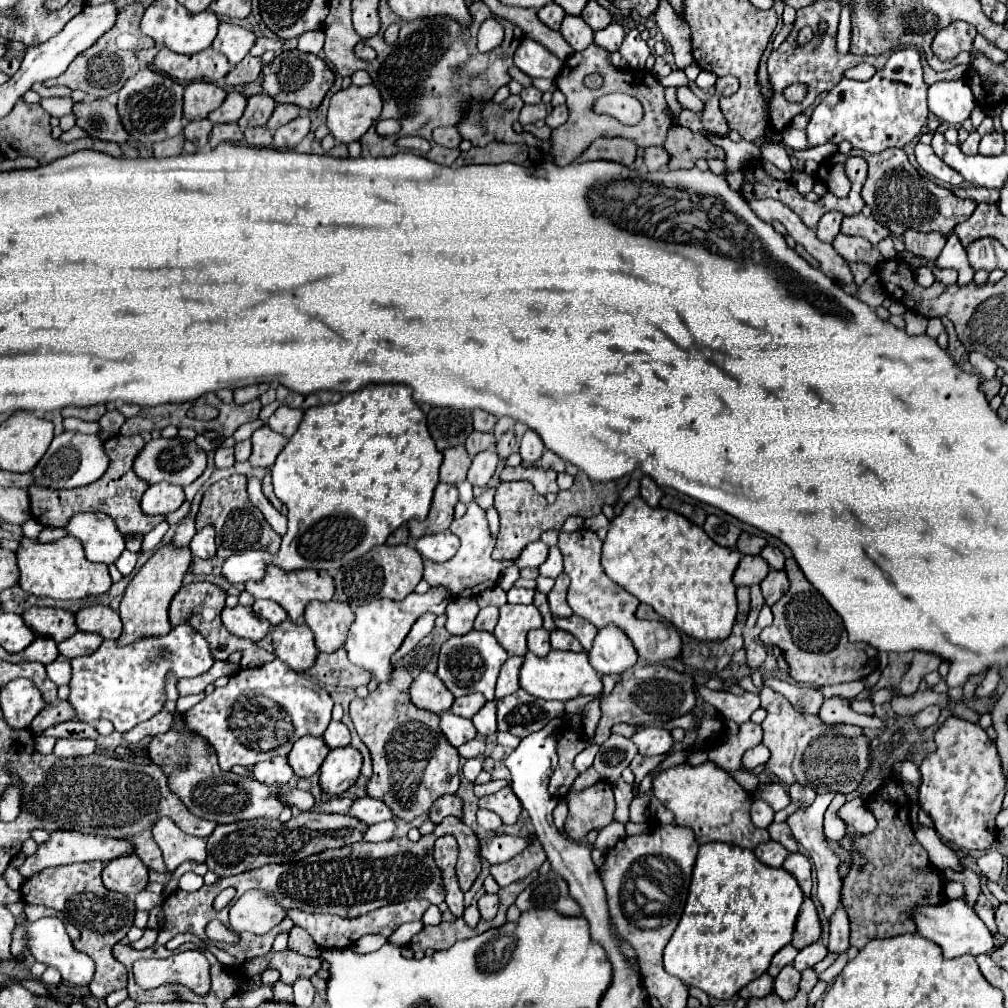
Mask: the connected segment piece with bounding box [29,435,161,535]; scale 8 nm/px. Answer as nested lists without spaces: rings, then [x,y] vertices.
[[[115,435],[109,441],[105,441],[105,453],[109,457],[109,467],[103,473],[103,477],[91,485],[85,485],[83,489],[73,489],[73,491],[53,491],[53,489],[39,489],[39,487],[29,487],[29,497],[31,497],[31,511],[33,517],[43,525],[43,527],[63,527],[69,517],[75,513],[83,511],[101,511],[107,513],[121,535],[145,535],[149,533],[157,523],[161,523],[161,515],[145,515],[141,511],[141,497],[147,491],[147,483],[141,481],[135,471],[133,471],[133,461],[143,449],[143,439],[139,435],[133,437],[123,437]]]

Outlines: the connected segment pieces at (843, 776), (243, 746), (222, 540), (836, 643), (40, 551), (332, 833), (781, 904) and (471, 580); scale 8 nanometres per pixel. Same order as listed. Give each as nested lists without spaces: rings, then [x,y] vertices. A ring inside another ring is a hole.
[[[763,687],[761,707],[767,709],[763,725],[763,745],[769,747],[771,759],[767,769],[779,777],[779,781],[793,785],[809,785],[815,793],[843,793],[851,795],[865,779],[871,767],[871,745],[861,727],[855,725],[827,725],[817,715],[807,715],[797,709],[773,689]]]
[[[275,659],[255,669],[241,669],[229,679],[225,687],[217,687],[201,703],[189,709],[183,715],[183,719],[191,731],[199,733],[213,745],[215,753],[219,755],[219,767],[227,771],[233,765],[255,765],[259,761],[267,761],[277,755],[287,755],[293,743],[305,735],[321,737],[331,721],[331,709],[333,709],[333,699],[325,689],[313,687],[309,679],[287,669],[287,665]]]
[[[231,475],[227,479],[213,483],[203,495],[195,521],[197,521],[197,527],[215,523],[217,557],[221,559],[227,559],[247,549],[267,549],[275,553],[275,549],[279,549],[279,543],[281,543],[281,535],[277,535],[273,527],[265,521],[261,511],[251,505],[247,497],[247,477],[245,475]]]
[[[791,557],[785,561],[785,571],[791,581],[791,589],[779,599],[773,609],[773,623],[765,627],[759,639],[765,645],[779,645],[791,667],[791,677],[797,683],[809,685],[837,685],[863,679],[877,669],[877,649],[867,643],[851,643],[847,639],[845,625],[835,609],[817,593],[817,589],[805,579],[797,561]]]
[[[63,537],[53,543],[37,543],[35,539],[23,539],[17,549],[17,563],[21,571],[19,585],[23,591],[35,597],[51,599],[83,599],[87,595],[101,595],[109,591],[111,577],[107,565],[91,563],[83,555],[83,547],[73,537]]]
[[[301,811],[295,813],[291,821],[285,825],[277,819],[255,819],[255,823],[229,823],[217,825],[215,831],[207,837],[207,867],[215,871],[219,877],[237,875],[243,871],[251,871],[263,867],[267,863],[295,863],[313,853],[321,853],[325,849],[345,847],[363,841],[367,823],[337,813],[313,813]]]
[[[727,843],[701,845],[681,921],[663,953],[665,971],[679,977],[685,985],[703,989],[715,999],[727,1001],[735,997],[739,989],[767,971],[773,955],[781,947],[791,943],[791,933],[803,899],[805,895],[791,873],[787,873],[783,867],[775,869],[763,865],[751,849]]]
[[[469,481],[459,483],[457,489],[459,489],[459,501],[463,501],[467,505],[467,513],[461,519],[455,519],[449,529],[461,539],[461,547],[445,563],[425,563],[425,581],[431,587],[437,587],[437,585],[447,587],[453,597],[477,597],[483,589],[495,587],[497,581],[499,581],[501,571],[507,565],[513,565],[513,563],[511,561],[493,561],[491,559],[491,551],[495,547],[495,541],[489,535],[487,521],[485,521],[485,511],[475,503],[473,487],[471,487]]]

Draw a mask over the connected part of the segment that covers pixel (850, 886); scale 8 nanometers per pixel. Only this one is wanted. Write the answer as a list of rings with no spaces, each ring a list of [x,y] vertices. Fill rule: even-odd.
[[[891,779],[891,783],[887,787],[883,787],[875,797],[871,797],[867,801],[867,807],[875,815],[879,825],[873,833],[863,835],[861,839],[855,841],[853,849],[857,849],[863,857],[853,859],[851,873],[847,875],[845,885],[843,885],[843,901],[845,901],[847,915],[851,921],[851,945],[855,945],[857,949],[863,949],[873,939],[889,939],[889,937],[897,937],[903,933],[913,933],[915,925],[909,917],[909,911],[917,905],[943,903],[943,883],[939,879],[939,871],[930,866],[927,852],[915,839],[913,825],[909,823],[909,799],[903,791],[903,785],[895,779]],[[857,867],[863,867],[863,871],[859,873]]]

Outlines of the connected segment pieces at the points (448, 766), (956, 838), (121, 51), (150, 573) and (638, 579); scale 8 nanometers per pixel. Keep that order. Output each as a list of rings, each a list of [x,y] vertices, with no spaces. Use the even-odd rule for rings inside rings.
[[[397,665],[387,685],[379,685],[365,699],[355,697],[351,701],[351,721],[373,757],[373,777],[367,783],[367,793],[387,801],[395,817],[405,821],[427,813],[439,797],[453,795],[459,787],[459,753],[443,735],[439,715],[417,709],[409,701],[411,681],[407,669]]]
[[[949,717],[935,733],[937,749],[923,759],[919,765],[921,785],[919,785],[919,805],[935,823],[935,831],[943,837],[943,841],[955,843],[965,851],[987,851],[997,841],[997,825],[995,817],[1001,811],[1007,777],[1001,767],[1001,757],[997,753],[995,741],[991,741],[981,725],[969,723],[959,717]]]
[[[139,1],[127,5],[125,9],[119,9],[117,21],[115,21],[113,29],[107,31],[103,37],[99,37],[93,47],[89,47],[87,51],[79,53],[71,61],[69,69],[63,75],[59,75],[55,79],[49,79],[49,81],[43,81],[43,85],[45,87],[67,85],[72,90],[85,91],[87,95],[91,95],[95,99],[99,99],[103,95],[109,95],[113,91],[119,91],[125,85],[125,81],[129,77],[133,77],[141,69],[139,59],[137,59],[137,53],[155,45],[155,41],[151,37],[143,35],[141,29],[139,29],[139,19],[141,19],[143,11],[145,11],[145,7]]]
[[[171,543],[157,549],[149,561],[141,567],[141,571],[131,579],[131,583],[125,589],[125,595],[119,605],[119,615],[123,621],[123,633],[117,639],[119,645],[129,645],[143,637],[161,637],[171,631],[167,609],[173,599],[173,595],[179,591],[183,575],[187,573],[191,563],[191,551],[189,547],[175,549]]]
[[[641,497],[629,501],[611,521],[603,543],[601,565],[611,581],[651,605],[689,637],[699,641],[723,641],[731,635],[737,597],[733,573],[741,553],[711,541],[705,531],[669,509],[653,509]]]

